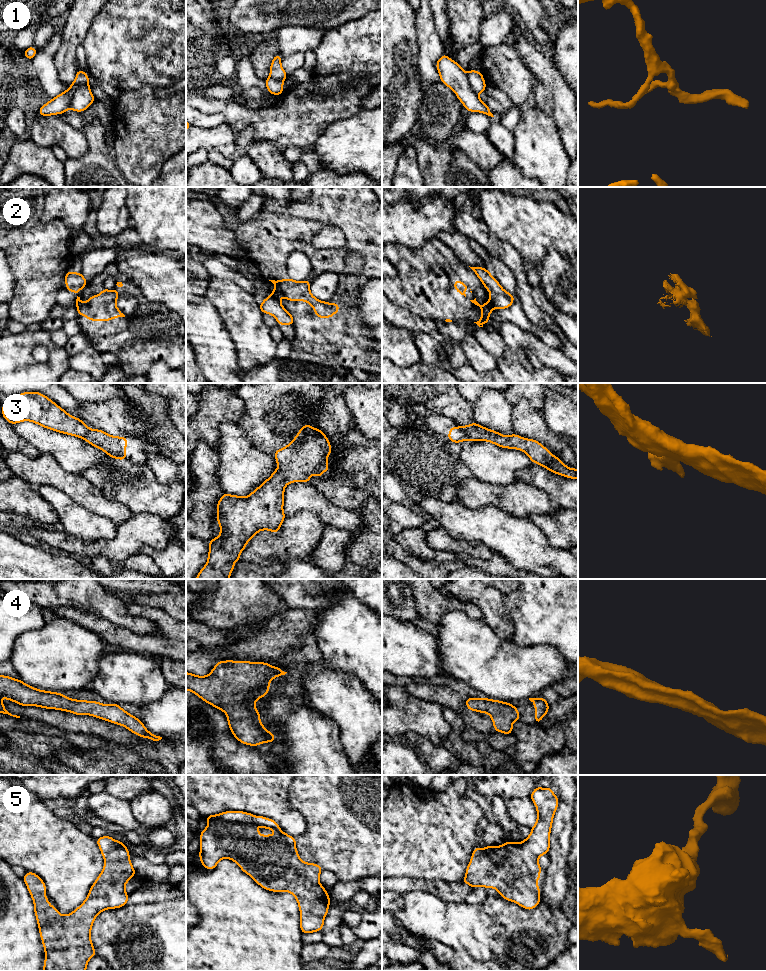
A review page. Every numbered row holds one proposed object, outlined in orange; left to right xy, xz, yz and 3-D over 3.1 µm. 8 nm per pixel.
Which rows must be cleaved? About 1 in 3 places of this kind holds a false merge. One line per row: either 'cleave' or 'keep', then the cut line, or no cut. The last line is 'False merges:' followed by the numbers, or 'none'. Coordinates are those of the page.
1: cleave | xy (88, 84), (81, 84), (75, 90), (69, 107)
2: cleave | xz (272, 293), (279, 298)
3: cleave | xz (278, 467), (287, 483)
4: keep | no cut
5: keep | no cut
False merges: 1, 2, 3

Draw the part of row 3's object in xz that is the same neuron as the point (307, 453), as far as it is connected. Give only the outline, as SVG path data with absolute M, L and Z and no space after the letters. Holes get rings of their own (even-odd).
M310 424L302 426L299 433L287 446L274 453L278 468L282 471L287 484L299 481L309 483L312 474L321 478L324 471L330 470L327 458L331 454L331 444L320 429L314 429Z

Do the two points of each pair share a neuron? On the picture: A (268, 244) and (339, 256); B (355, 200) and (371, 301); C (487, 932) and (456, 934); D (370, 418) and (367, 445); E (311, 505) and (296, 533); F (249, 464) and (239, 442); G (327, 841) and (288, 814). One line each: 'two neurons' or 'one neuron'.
A: one neuron
B: two neurons
C: one neuron
D: two neurons
E: two neurons
F: one neuron
G: two neurons

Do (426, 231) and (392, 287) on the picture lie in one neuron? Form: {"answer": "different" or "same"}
{"answer": "different"}

